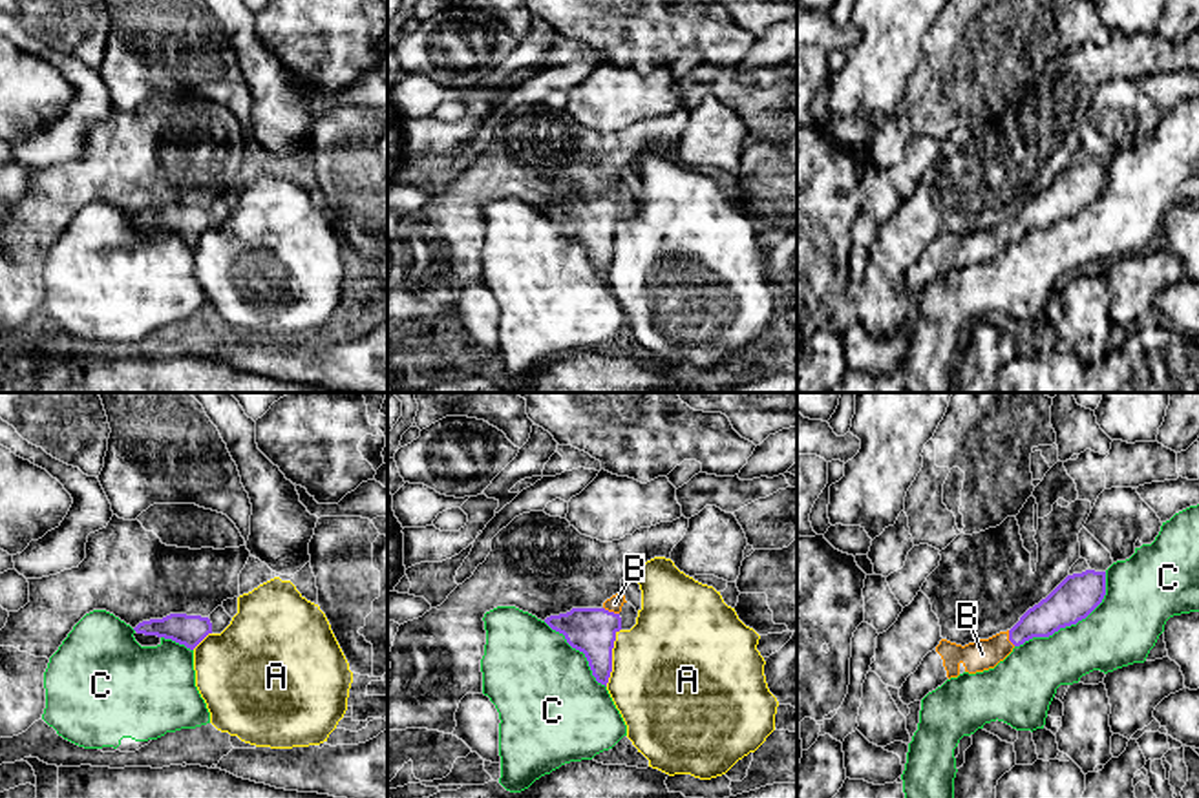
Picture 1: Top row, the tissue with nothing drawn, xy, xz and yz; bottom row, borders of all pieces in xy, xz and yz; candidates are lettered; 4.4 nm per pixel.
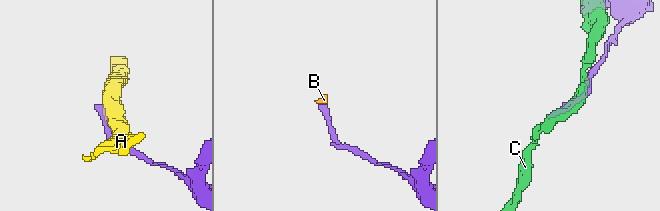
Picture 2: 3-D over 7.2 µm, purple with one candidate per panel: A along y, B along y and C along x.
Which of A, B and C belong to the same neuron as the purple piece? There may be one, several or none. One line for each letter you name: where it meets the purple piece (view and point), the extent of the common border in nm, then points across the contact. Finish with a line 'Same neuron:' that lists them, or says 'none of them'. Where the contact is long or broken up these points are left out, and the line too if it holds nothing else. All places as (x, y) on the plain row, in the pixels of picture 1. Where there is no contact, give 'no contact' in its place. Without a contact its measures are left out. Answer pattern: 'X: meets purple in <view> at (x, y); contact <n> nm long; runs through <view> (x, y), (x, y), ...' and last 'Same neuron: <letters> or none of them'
B: meets purple in xz at (611, 203); contact 80 nm long; runs through xz (591, 221), (611, 203), (615, 194)
Same neuron: B

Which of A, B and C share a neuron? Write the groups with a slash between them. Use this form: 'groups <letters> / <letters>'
groups A / B / C

